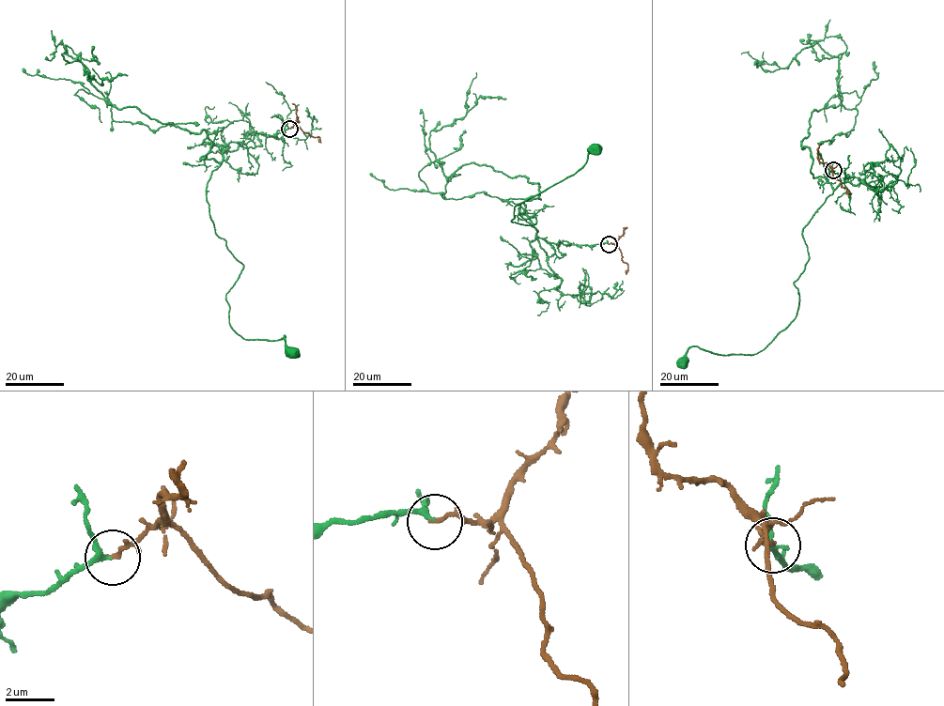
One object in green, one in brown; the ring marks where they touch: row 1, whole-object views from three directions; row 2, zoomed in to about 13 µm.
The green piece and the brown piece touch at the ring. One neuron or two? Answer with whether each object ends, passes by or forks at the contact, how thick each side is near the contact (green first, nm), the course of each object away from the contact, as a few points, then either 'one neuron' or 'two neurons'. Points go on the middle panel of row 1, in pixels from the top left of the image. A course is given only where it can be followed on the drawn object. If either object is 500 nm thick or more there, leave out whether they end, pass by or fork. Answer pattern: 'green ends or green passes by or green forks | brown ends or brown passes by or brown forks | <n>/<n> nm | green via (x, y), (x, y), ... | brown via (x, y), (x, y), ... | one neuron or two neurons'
green passes by | brown ends | 200/170 nm | green via (609, 244), (536, 237), (520, 204), (518, 218), (535, 222), (511, 222), (518, 204), (573, 175), (595, 148) | brown via (609, 244), (618, 248), (624, 262), (627, 264), (626, 273) | one neuron

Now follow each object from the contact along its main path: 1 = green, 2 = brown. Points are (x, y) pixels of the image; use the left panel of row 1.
1: (289, 128), (223, 147), (206, 196), (214, 232), (243, 265), (226, 294), (234, 330), (284, 335), (291, 351)
2: (289, 128), (297, 125), (305, 132), (318, 137), (320, 142)

